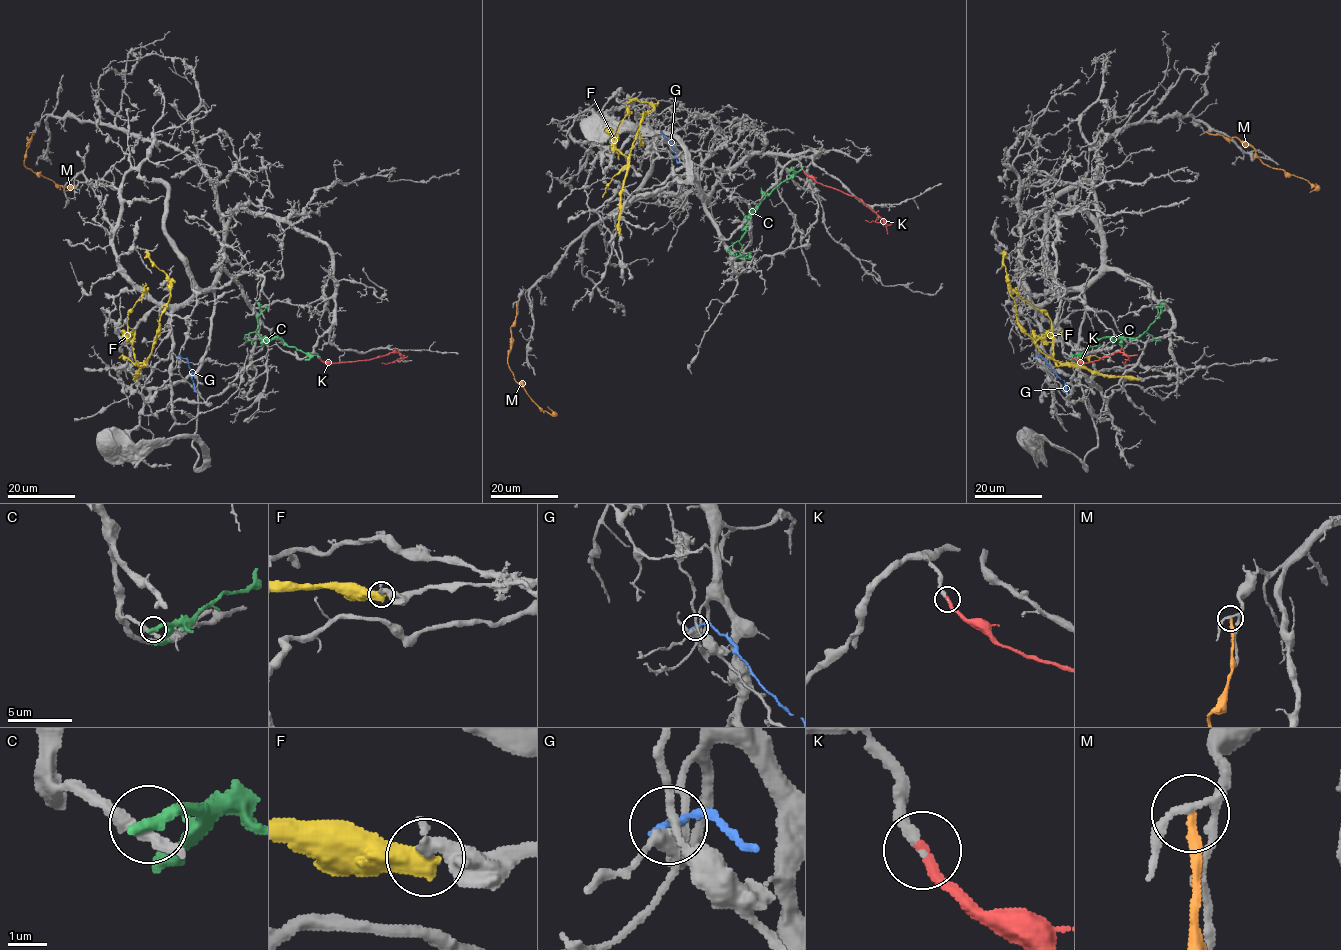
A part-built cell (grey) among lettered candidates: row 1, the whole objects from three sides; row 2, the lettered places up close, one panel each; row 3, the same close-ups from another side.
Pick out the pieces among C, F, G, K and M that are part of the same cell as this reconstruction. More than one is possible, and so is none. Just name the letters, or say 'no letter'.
K

